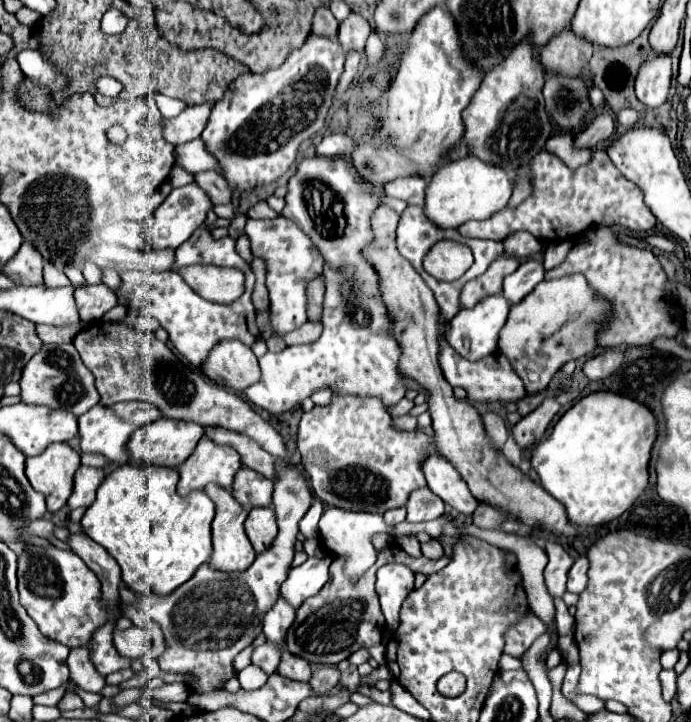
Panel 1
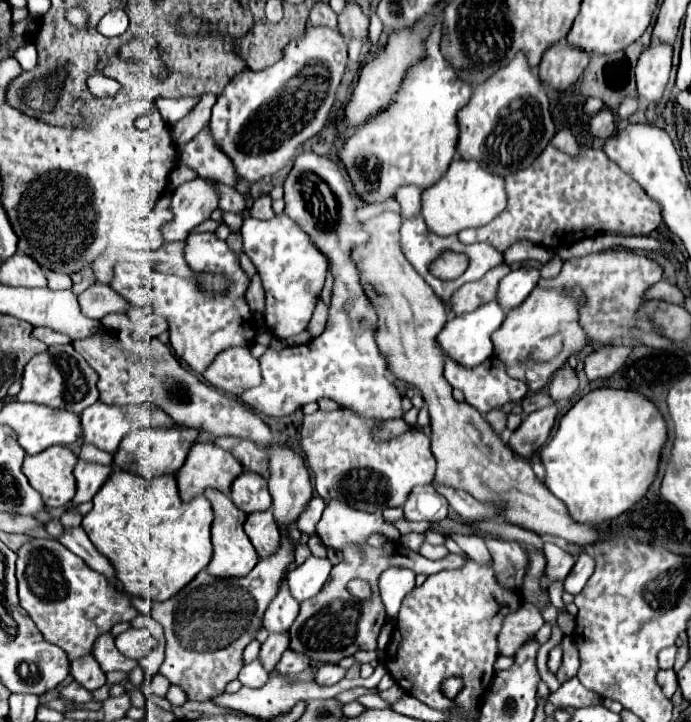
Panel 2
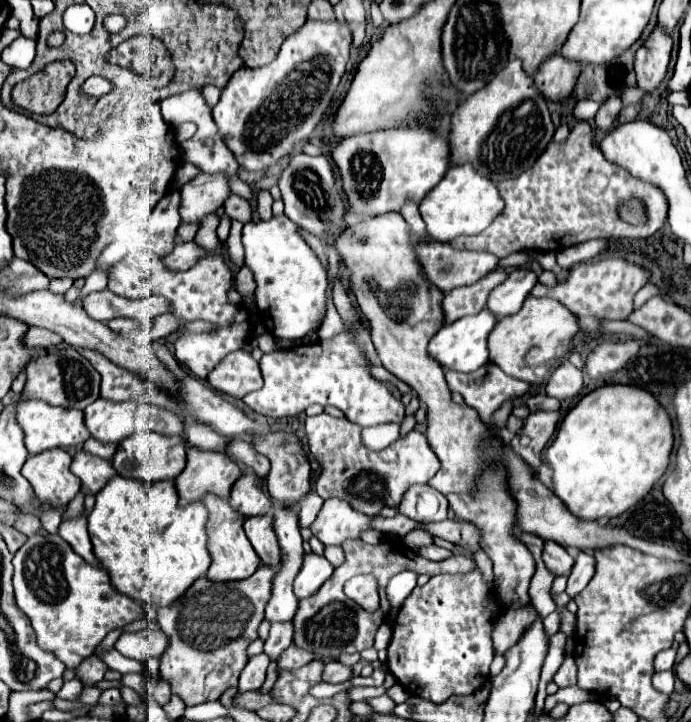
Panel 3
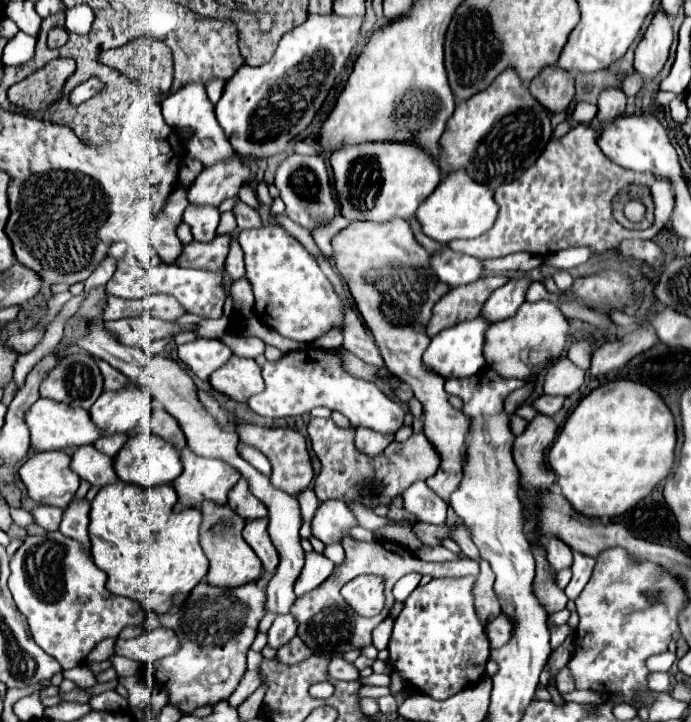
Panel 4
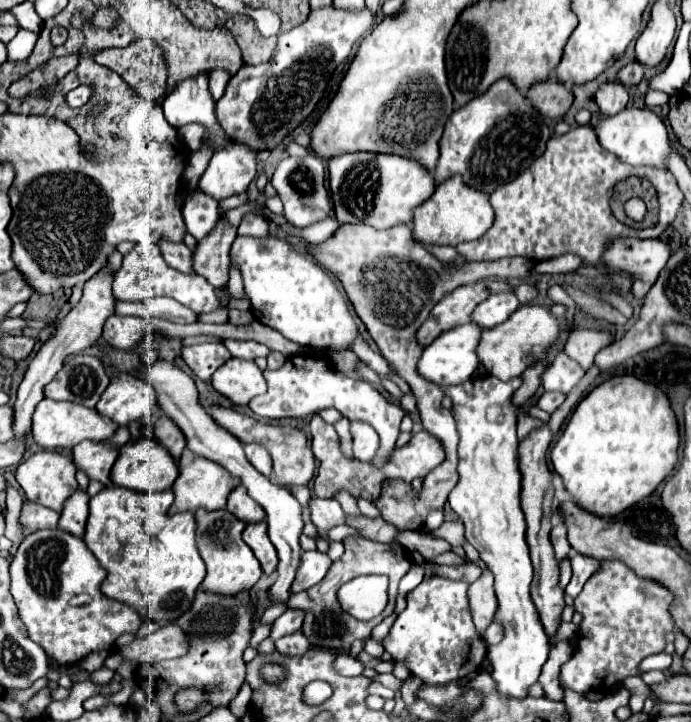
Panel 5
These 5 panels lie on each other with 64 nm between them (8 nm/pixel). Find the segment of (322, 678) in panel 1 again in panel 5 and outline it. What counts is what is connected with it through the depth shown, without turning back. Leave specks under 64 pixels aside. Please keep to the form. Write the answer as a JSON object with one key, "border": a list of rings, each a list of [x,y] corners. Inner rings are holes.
{"border":[[[340,654],[340,656],[334,660],[334,670],[336,670],[340,676],[360,676],[362,670],[364,670],[364,666],[362,666],[356,658],[352,658],[352,656],[348,656],[348,654]]]}

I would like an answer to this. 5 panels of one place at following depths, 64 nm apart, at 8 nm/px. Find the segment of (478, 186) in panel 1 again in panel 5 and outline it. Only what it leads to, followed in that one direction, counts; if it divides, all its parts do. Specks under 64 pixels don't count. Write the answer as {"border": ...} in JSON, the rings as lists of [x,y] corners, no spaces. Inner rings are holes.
{"border":[[[460,174],[438,184],[436,192],[416,208],[414,212],[414,238],[424,244],[448,244],[456,246],[458,242],[476,240],[494,222],[494,208],[490,196],[482,190],[468,186]]]}

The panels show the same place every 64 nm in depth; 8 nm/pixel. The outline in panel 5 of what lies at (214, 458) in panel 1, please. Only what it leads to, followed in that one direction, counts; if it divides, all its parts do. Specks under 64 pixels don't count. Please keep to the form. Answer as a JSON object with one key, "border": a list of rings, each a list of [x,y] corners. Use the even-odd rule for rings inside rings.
{"border":[[[188,448],[182,452],[180,460],[178,460],[178,468],[180,468],[180,474],[172,486],[172,492],[176,496],[172,508],[170,508],[170,514],[176,514],[176,512],[194,512],[196,508],[204,506],[208,510],[220,510],[226,506],[226,498],[228,494],[240,484],[238,478],[230,476],[226,468],[222,468],[220,464],[212,462],[212,460],[206,460],[202,456],[196,456],[194,452],[190,452]]]}

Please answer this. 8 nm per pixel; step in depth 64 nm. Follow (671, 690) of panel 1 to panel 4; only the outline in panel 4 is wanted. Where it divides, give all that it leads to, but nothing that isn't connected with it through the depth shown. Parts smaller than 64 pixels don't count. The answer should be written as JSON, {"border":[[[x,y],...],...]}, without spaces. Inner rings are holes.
{"border":[[[652,672],[648,676],[648,686],[658,692],[668,692],[670,690],[670,674],[668,672]]]}

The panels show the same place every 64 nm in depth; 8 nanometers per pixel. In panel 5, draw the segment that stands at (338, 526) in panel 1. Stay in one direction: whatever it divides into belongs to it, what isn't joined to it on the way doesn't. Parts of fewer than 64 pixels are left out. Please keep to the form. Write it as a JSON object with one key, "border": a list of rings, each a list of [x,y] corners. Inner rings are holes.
{"border":[[[312,498],[310,502],[310,518],[314,522],[314,526],[318,528],[318,536],[326,542],[330,542],[328,532],[334,526],[346,524],[346,514],[340,506],[338,500],[320,500],[320,498]]]}

